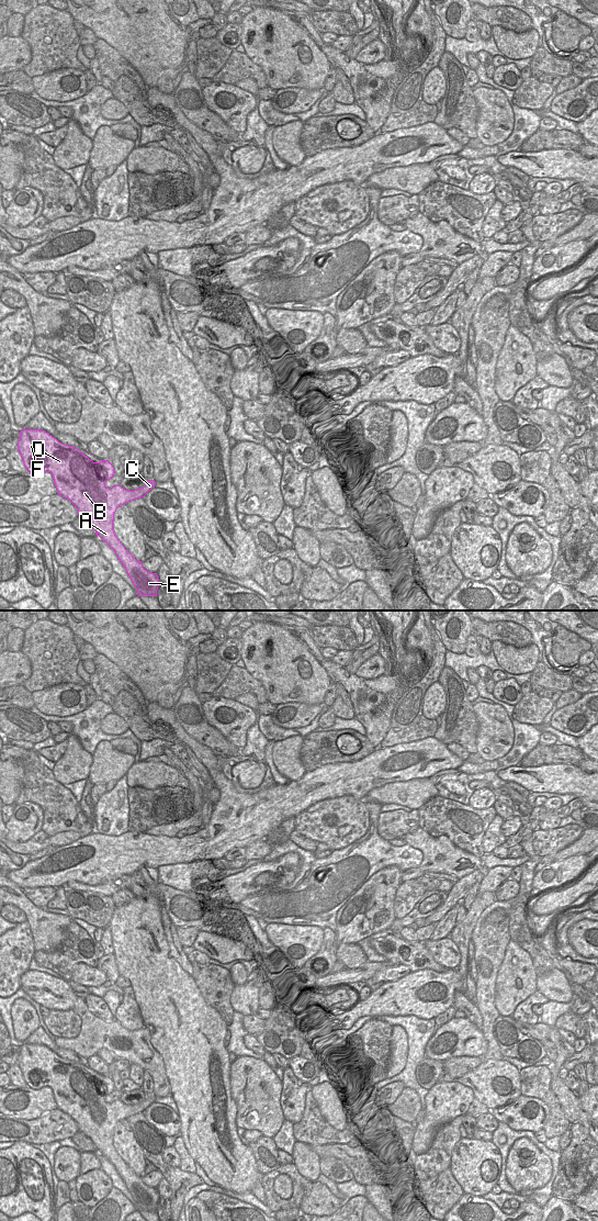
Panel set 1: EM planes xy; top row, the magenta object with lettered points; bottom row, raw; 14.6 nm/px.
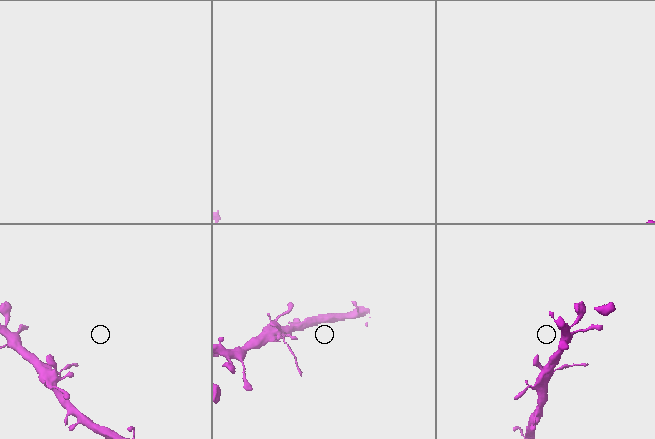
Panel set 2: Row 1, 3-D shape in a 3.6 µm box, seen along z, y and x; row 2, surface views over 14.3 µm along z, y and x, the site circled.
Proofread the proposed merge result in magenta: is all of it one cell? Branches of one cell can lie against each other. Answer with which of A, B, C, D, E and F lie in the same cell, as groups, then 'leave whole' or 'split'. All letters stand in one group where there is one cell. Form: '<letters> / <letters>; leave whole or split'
A B C D E F; leave whole

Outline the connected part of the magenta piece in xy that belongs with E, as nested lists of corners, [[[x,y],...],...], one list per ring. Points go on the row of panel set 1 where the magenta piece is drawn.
[[[23,428],[20,432],[18,451],[23,459],[27,472],[34,475],[42,474],[43,472],[50,472],[53,474],[57,493],[69,500],[77,508],[79,517],[90,523],[97,536],[114,550],[137,589],[137,595],[157,596],[157,590],[160,583],[157,573],[145,570],[142,561],[137,561],[134,556],[125,549],[113,530],[113,519],[116,509],[129,501],[144,497],[155,488],[156,482],[154,480],[147,480],[143,488],[134,491],[125,490],[121,485],[109,489],[105,486],[105,482],[115,474],[114,468],[109,460],[93,462],[79,449],[59,443],[45,430]]]

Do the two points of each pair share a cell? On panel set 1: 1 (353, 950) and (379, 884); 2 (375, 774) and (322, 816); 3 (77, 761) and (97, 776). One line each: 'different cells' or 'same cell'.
1: different cells
2: different cells
3: different cells

